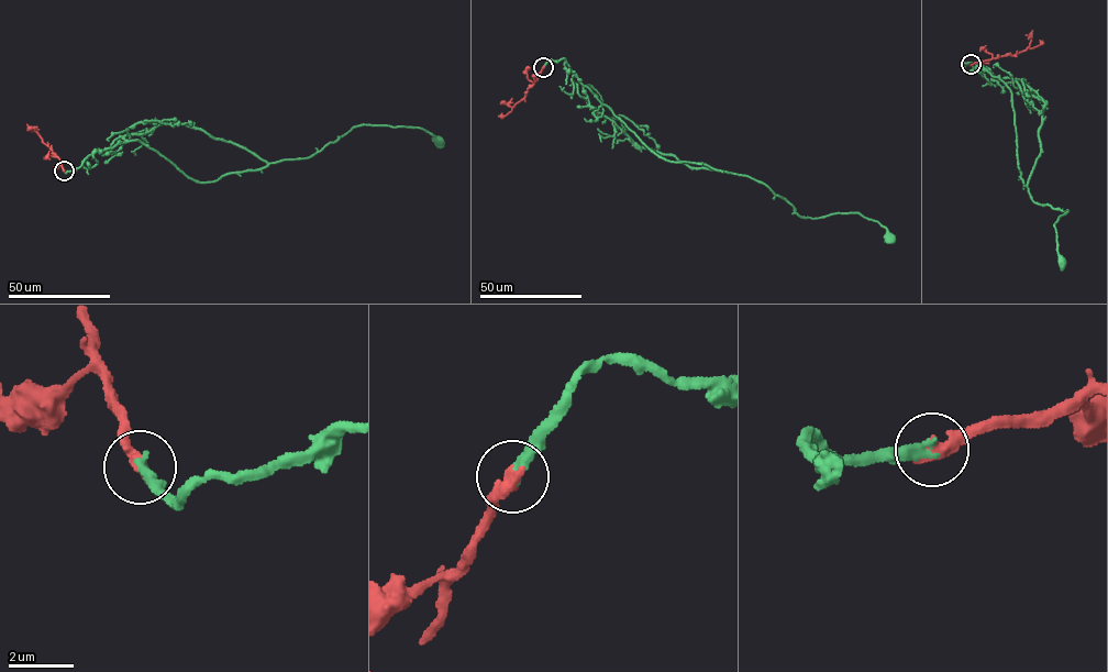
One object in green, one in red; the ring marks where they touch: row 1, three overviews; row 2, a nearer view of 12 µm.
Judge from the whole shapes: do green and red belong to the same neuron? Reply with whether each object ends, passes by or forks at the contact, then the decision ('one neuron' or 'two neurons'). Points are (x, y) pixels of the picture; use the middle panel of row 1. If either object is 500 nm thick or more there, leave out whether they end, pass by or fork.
green ends there; red ends there; one neuron

